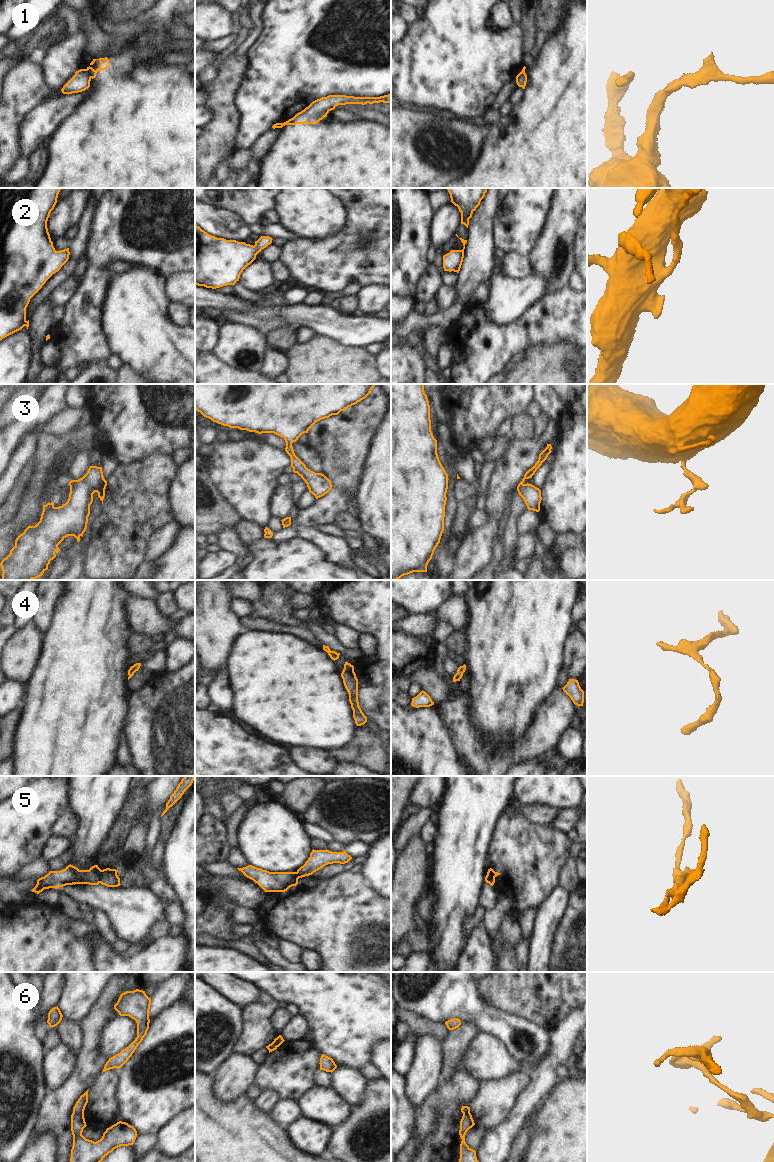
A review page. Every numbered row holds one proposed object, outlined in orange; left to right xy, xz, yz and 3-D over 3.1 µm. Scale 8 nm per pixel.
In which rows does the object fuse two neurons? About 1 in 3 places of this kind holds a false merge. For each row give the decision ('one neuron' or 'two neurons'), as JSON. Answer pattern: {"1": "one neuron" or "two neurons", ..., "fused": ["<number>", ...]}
{"1": "two neurons", "2": "one neuron", "3": "one neuron", "4": "one neuron", "5": "two neurons", "6": "two neurons", "fused": ["1", "5", "6"]}

